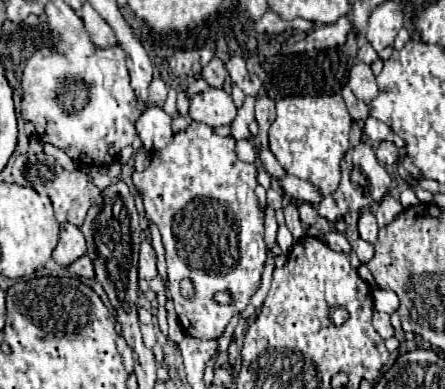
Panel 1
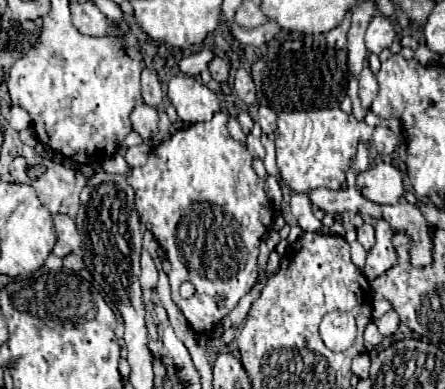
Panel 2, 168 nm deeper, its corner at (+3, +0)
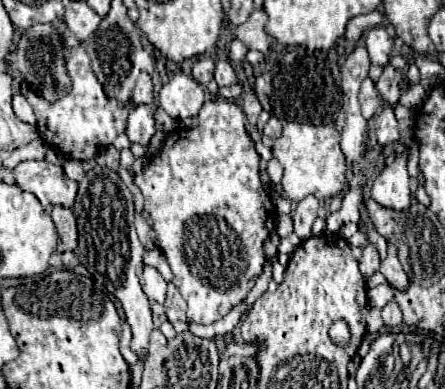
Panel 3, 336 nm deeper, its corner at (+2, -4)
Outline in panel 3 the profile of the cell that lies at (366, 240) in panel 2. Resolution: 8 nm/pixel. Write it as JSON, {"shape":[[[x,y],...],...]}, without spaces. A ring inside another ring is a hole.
{"shape":[[[368,242],[364,252],[362,252],[362,258],[358,260],[360,262],[360,272],[364,276],[364,280],[370,280],[374,272],[380,270],[380,258],[378,258],[378,252],[374,250],[374,246]]]}

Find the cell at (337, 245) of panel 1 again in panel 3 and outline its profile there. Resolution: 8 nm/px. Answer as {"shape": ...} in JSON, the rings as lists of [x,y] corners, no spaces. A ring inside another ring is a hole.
{"shape":[[[308,196],[302,202],[298,202],[296,210],[292,212],[294,232],[300,236],[302,242],[312,236],[312,224],[318,216],[318,208],[320,208],[320,202],[314,196]]]}

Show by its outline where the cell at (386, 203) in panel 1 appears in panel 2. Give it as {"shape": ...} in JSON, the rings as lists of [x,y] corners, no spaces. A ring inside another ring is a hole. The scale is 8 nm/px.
{"shape":[[[385,218],[375,220],[375,246],[371,248],[367,256],[367,264],[363,268],[363,274],[369,282],[373,282],[377,276],[381,276],[385,270],[389,270],[395,264],[395,248],[391,244],[393,230]]]}

